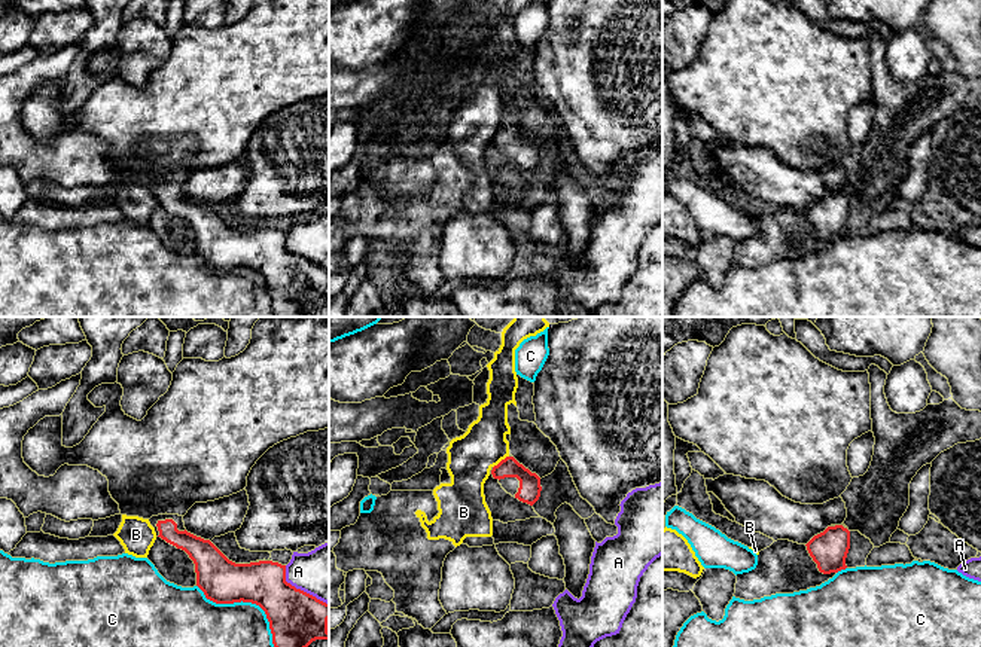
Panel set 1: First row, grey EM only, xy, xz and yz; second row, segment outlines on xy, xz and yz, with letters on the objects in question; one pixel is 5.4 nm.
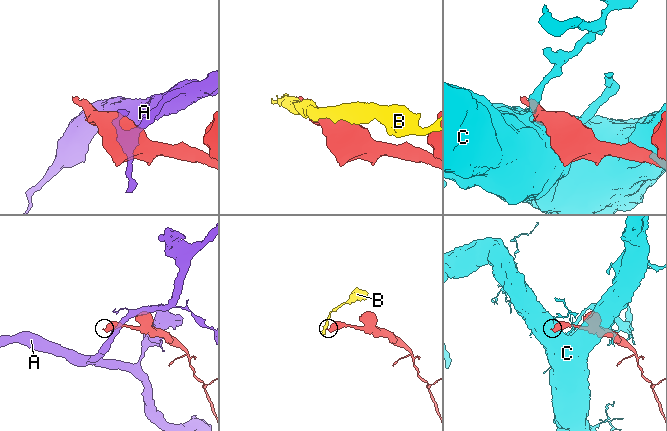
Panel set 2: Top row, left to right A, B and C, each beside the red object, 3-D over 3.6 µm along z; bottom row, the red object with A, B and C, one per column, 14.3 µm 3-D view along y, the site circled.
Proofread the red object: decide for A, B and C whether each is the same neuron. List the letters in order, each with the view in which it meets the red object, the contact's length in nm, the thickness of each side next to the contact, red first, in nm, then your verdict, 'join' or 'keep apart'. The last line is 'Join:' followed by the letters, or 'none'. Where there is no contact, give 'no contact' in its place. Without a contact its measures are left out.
A: xy | 320 nm | 300/300 nm | keep apart
B: xz | 110 nm | 120/260 nm | keep apart
C: xy | 550 nm | 280/440 nm | keep apart
Join: none

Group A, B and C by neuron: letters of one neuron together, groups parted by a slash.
A / B / C

